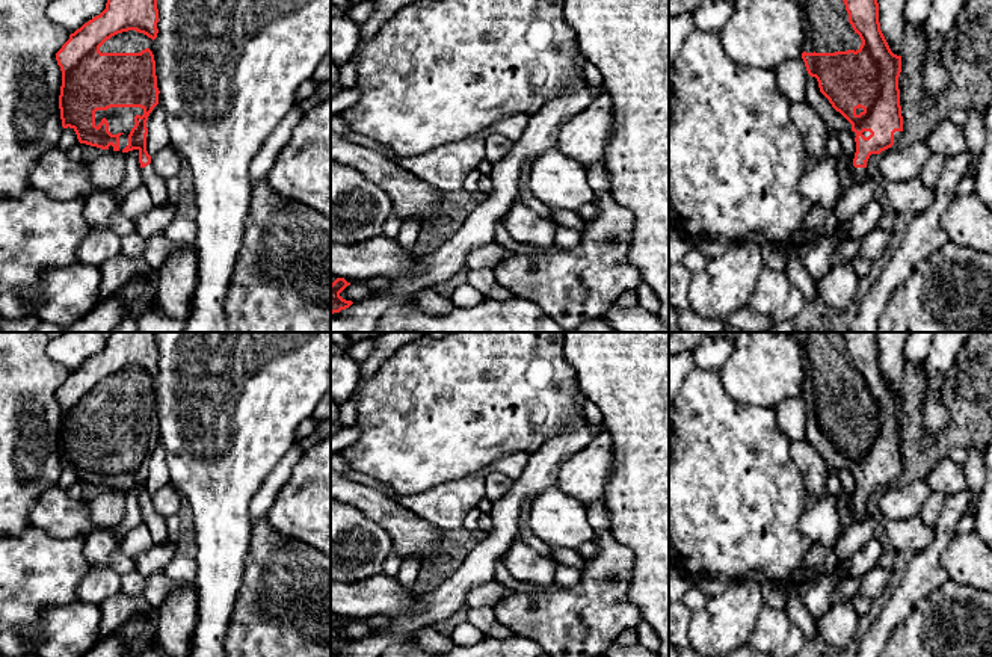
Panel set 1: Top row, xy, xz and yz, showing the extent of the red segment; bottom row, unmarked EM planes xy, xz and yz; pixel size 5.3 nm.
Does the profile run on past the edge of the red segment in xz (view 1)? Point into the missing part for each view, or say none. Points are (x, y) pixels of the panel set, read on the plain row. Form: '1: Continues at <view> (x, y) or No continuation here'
1: No continuation here

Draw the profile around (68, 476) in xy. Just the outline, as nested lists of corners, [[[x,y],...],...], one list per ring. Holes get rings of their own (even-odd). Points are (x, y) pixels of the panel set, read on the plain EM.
[[[63,467],[57,485],[66,492],[74,483],[79,482],[77,473],[74,467]]]

